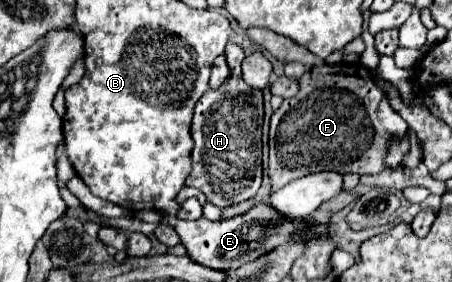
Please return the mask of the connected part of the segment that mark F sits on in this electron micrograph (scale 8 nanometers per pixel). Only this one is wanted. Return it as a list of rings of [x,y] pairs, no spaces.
[[[339,62],[339,64],[321,64],[309,68],[299,78],[299,94],[285,98],[281,108],[271,116],[271,134],[269,134],[269,180],[271,192],[277,192],[291,180],[297,180],[315,172],[357,172],[357,174],[379,174],[385,170],[385,148],[391,136],[405,136],[407,122],[391,108],[389,98],[383,88],[377,84],[375,76],[361,62]]]

